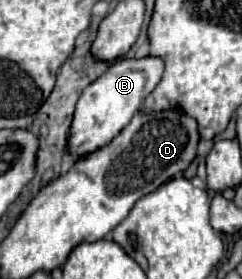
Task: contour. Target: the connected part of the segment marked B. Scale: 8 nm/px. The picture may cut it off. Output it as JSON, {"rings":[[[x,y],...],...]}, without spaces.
{"rings":[[[145,56],[145,58],[123,58],[123,60],[117,60],[115,64],[111,64],[95,82],[91,82],[79,102],[77,102],[77,108],[75,108],[75,118],[73,118],[73,124],[71,124],[71,132],[69,132],[69,150],[77,156],[85,156],[105,144],[109,144],[133,118],[133,114],[137,110],[141,110],[141,104],[143,100],[153,92],[153,88],[159,84],[161,80],[161,74],[163,74],[163,68],[165,68],[165,62],[157,56]]]}

